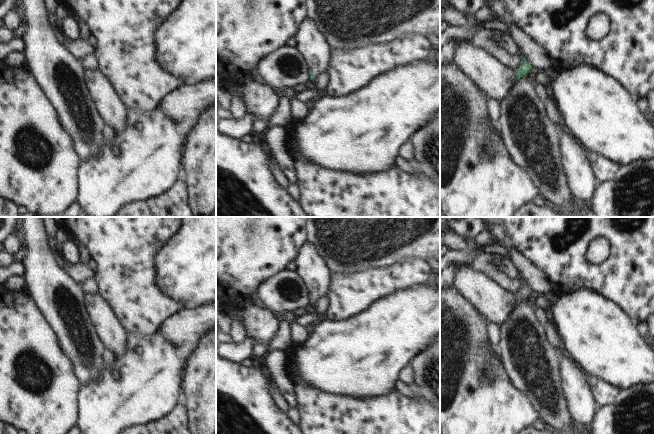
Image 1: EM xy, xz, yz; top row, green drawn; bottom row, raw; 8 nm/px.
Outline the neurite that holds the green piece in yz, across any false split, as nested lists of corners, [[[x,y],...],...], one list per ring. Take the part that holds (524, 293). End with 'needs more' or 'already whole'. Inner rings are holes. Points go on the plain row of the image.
[[[462,262],[449,263],[447,267],[453,271],[453,287],[458,294],[480,315],[498,325],[505,320],[517,302],[527,300],[532,293],[530,286],[524,281],[519,292],[507,292],[485,274]]]; needs more

